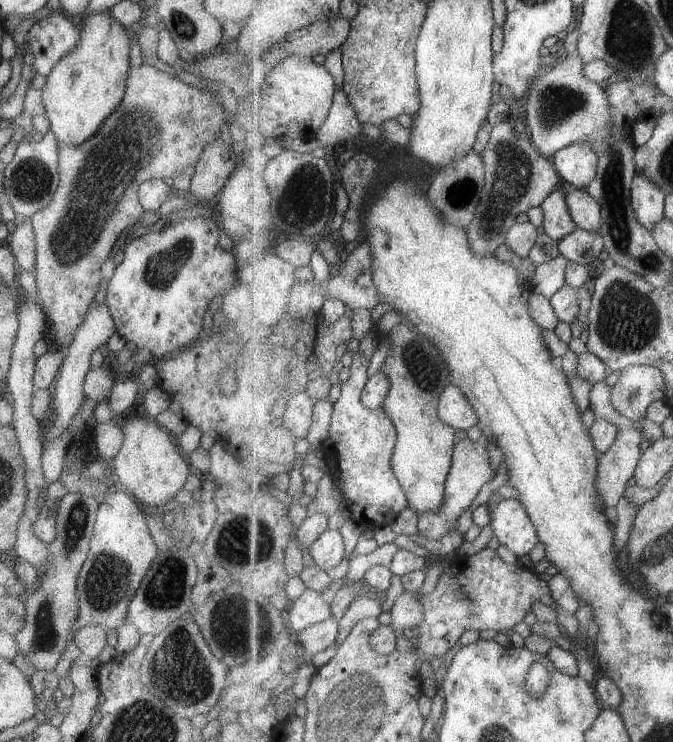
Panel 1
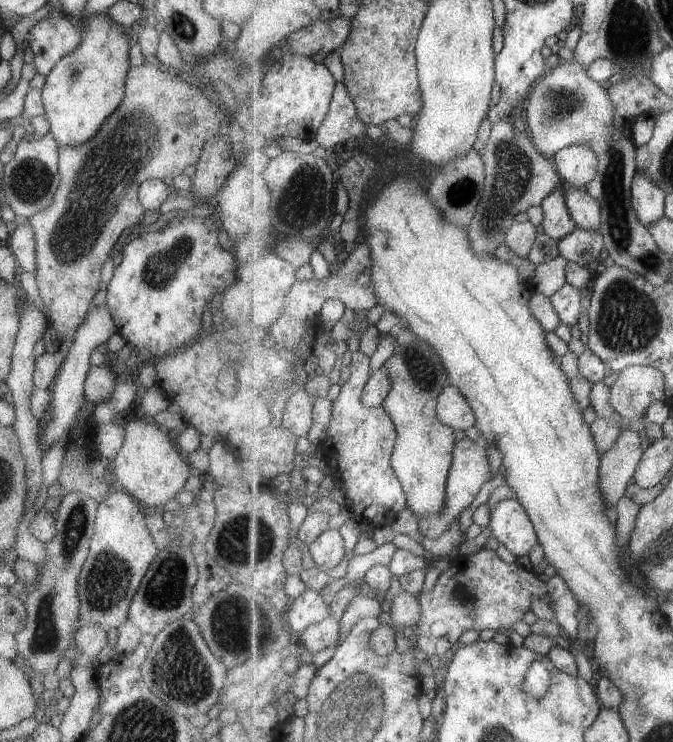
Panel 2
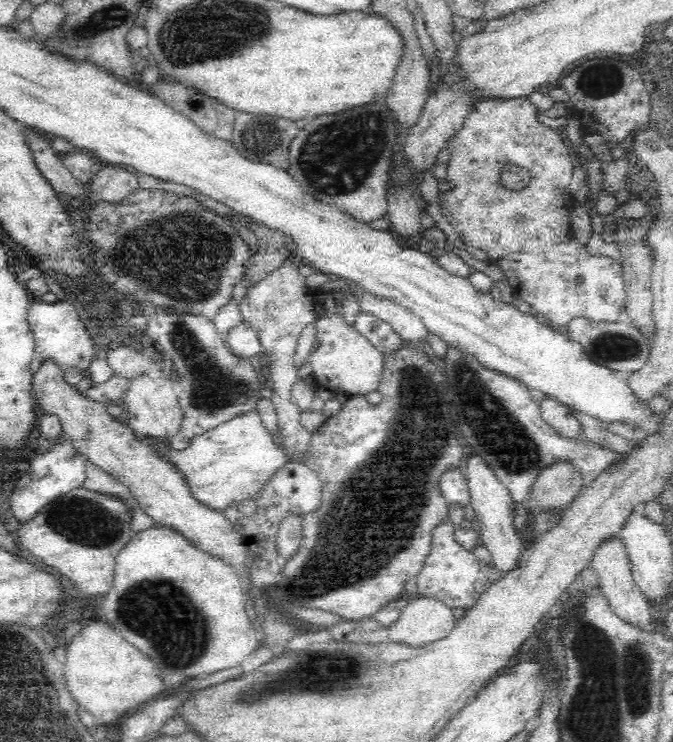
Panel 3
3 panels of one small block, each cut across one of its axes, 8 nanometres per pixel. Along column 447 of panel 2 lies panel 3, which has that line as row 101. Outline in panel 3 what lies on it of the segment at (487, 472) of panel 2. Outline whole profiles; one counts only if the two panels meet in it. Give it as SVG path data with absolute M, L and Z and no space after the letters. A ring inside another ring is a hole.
M518 97L498 101L482 101L481 104L477 106L477 109L474 109L469 116L466 117L462 131L450 138L448 147L452 150L452 153L450 154L450 161L447 163L448 176L446 176L446 180L453 186L451 186L451 190L444 192L444 196L442 196L442 200L439 202L442 216L456 228L456 232L460 234L460 238L462 238L462 242L465 245L480 248L480 250L487 254L489 257L488 261L495 263L503 272L506 281L508 281L510 287L514 289L516 297L528 303L532 308L532 312L542 320L548 320L553 323L554 328L560 328L562 330L565 329L567 324L571 320L574 320L574 318L584 317L588 320L598 322L616 322L623 319L623 309L627 295L625 294L625 285L623 284L621 263L609 257L600 255L591 256L590 253L586 251L585 245L576 243L571 229L570 219L571 211L576 203L568 190L574 168L571 160L570 147L568 144L564 144L564 140L561 136L558 136L552 128L548 128L548 126L544 126L544 124L538 122L538 108L536 108L528 98ZM507 163L515 163L521 168L528 170L530 180L527 188L515 191L506 189L502 185L501 173Z

